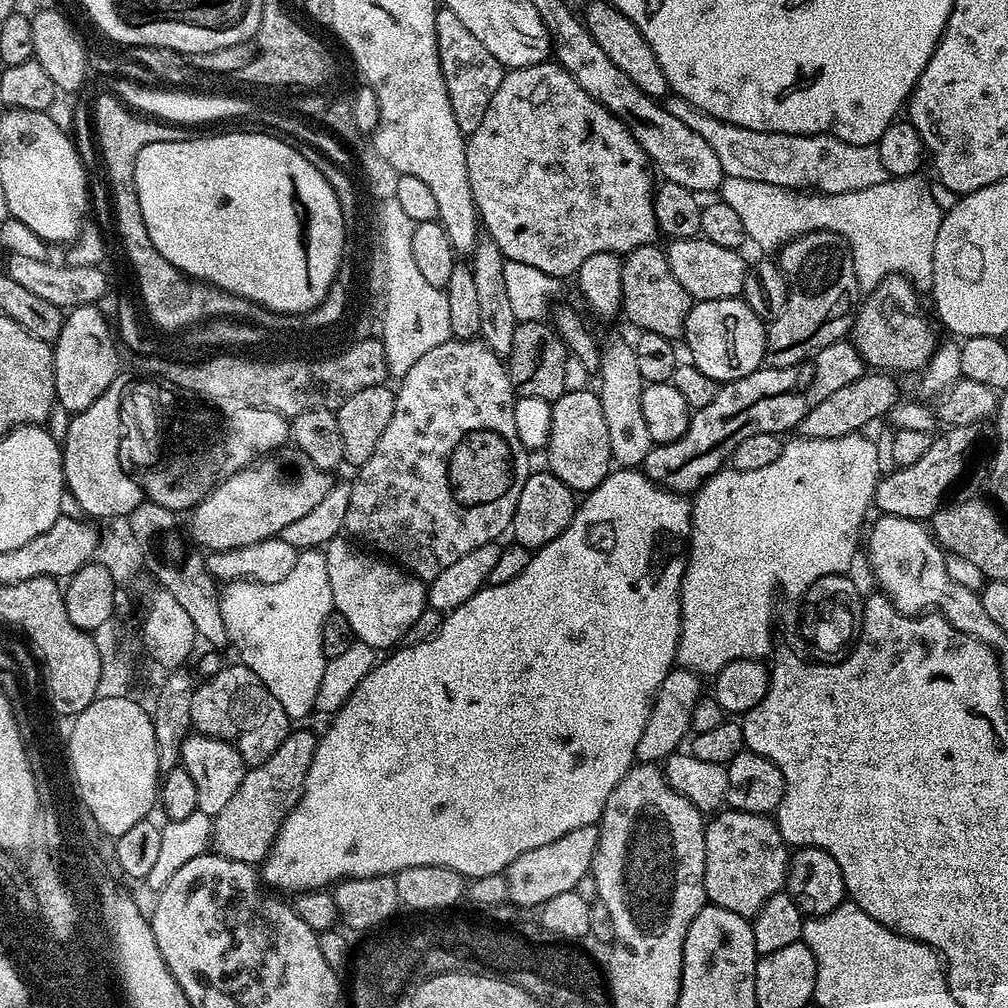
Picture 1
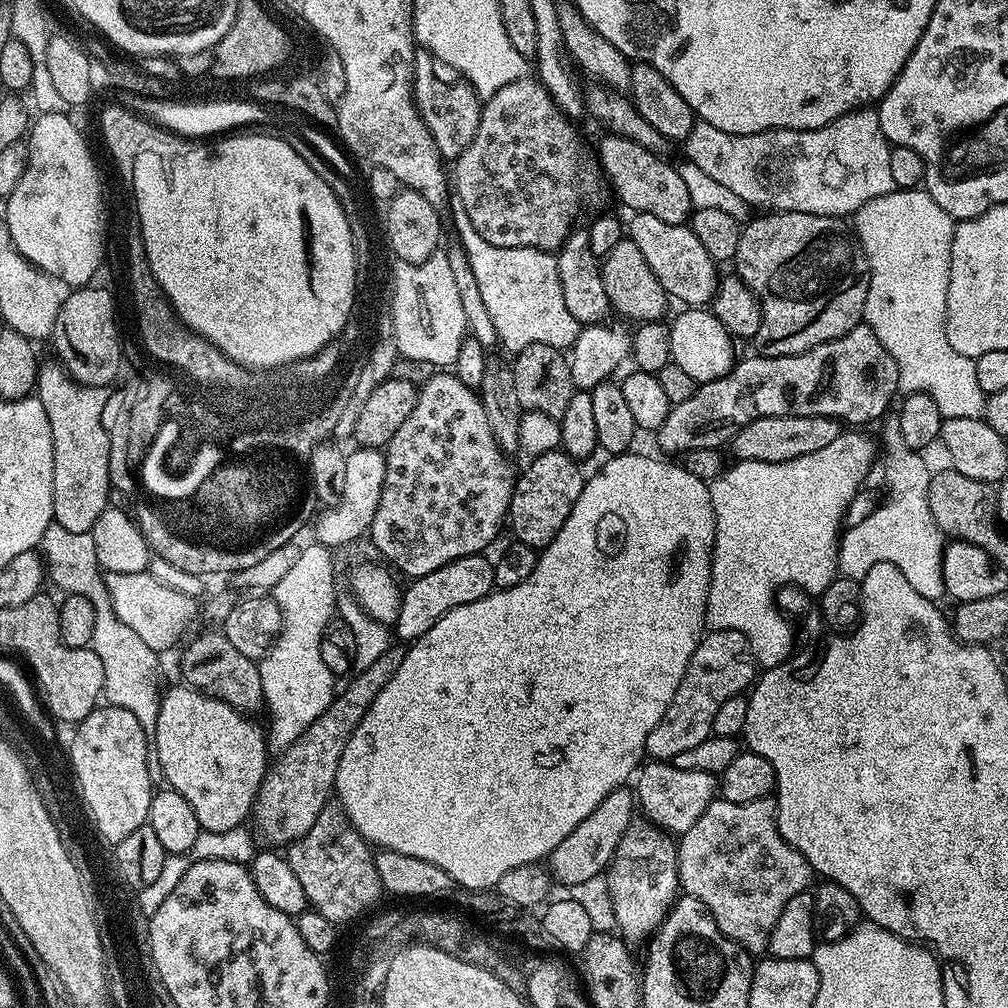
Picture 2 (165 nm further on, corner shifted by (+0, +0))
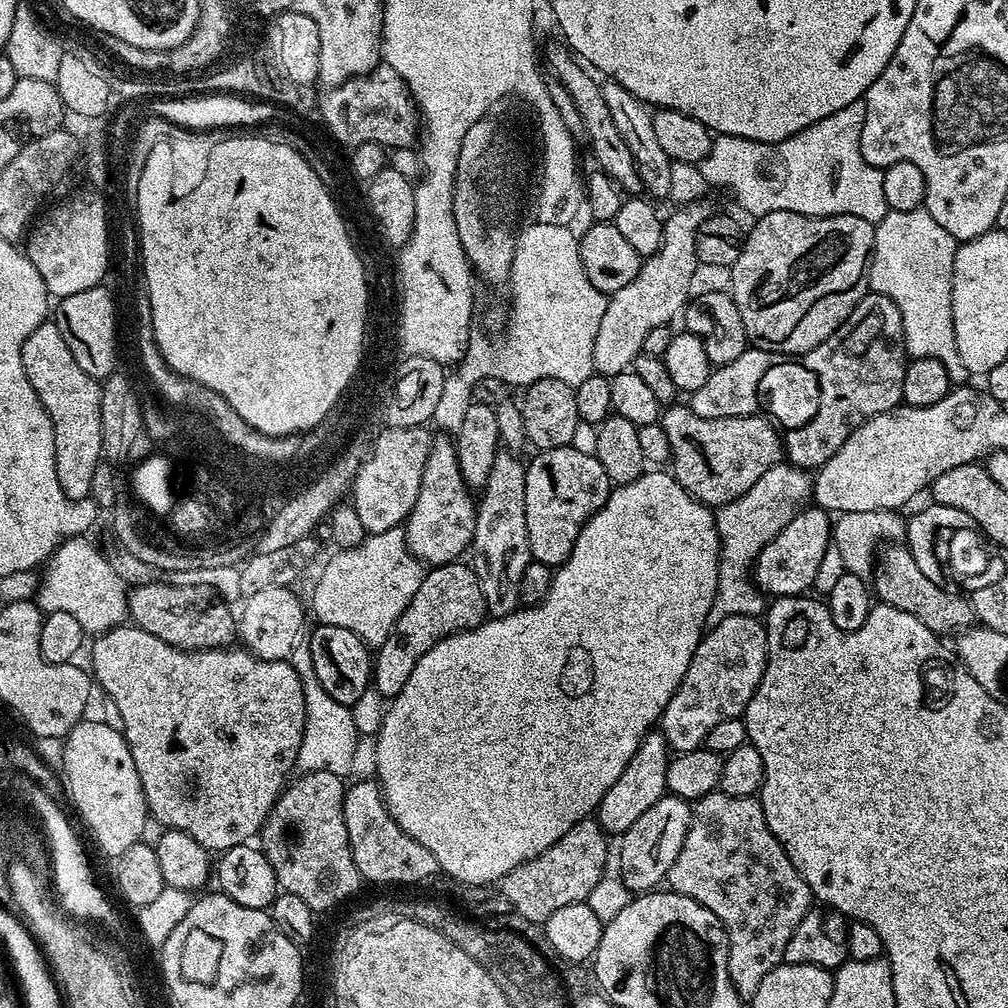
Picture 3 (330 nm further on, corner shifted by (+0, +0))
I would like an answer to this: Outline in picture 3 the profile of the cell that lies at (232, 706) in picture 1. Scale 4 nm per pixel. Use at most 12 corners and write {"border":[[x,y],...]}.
{"border":[[206,585],[133,587],[133,625],[184,652],[237,639]]}

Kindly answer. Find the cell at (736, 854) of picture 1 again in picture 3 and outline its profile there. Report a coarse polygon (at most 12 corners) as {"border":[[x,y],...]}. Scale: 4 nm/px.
{"border":[[756,796],[695,801],[671,891],[751,998],[814,904]]}

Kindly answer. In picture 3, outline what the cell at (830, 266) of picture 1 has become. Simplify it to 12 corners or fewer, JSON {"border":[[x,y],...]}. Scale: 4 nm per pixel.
{"border":[[774,210],[730,291],[751,347],[814,350],[867,296],[876,225]]}

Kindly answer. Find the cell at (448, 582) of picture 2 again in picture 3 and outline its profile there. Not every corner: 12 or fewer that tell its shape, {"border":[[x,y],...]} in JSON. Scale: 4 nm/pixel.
{"border":[[467,563],[425,571],[371,683],[397,696],[418,658],[484,623],[488,607]]}

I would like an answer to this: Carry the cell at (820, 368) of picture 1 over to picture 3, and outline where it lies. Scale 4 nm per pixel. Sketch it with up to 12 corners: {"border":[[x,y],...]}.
{"border":[[869,291],[848,321],[764,379],[749,347],[690,394],[698,418],[784,408],[784,451],[819,469],[903,401],[902,314]]}

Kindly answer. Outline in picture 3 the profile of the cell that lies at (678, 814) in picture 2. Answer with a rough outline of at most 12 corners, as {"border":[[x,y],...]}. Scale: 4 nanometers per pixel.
{"border":[[665,794],[619,837],[620,880],[659,889],[693,805]]}

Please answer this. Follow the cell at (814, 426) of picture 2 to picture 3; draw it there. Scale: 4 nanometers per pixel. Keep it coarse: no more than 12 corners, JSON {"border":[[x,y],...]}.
{"border":[[665,407],[672,475],[728,504],[785,459],[764,414]]}

